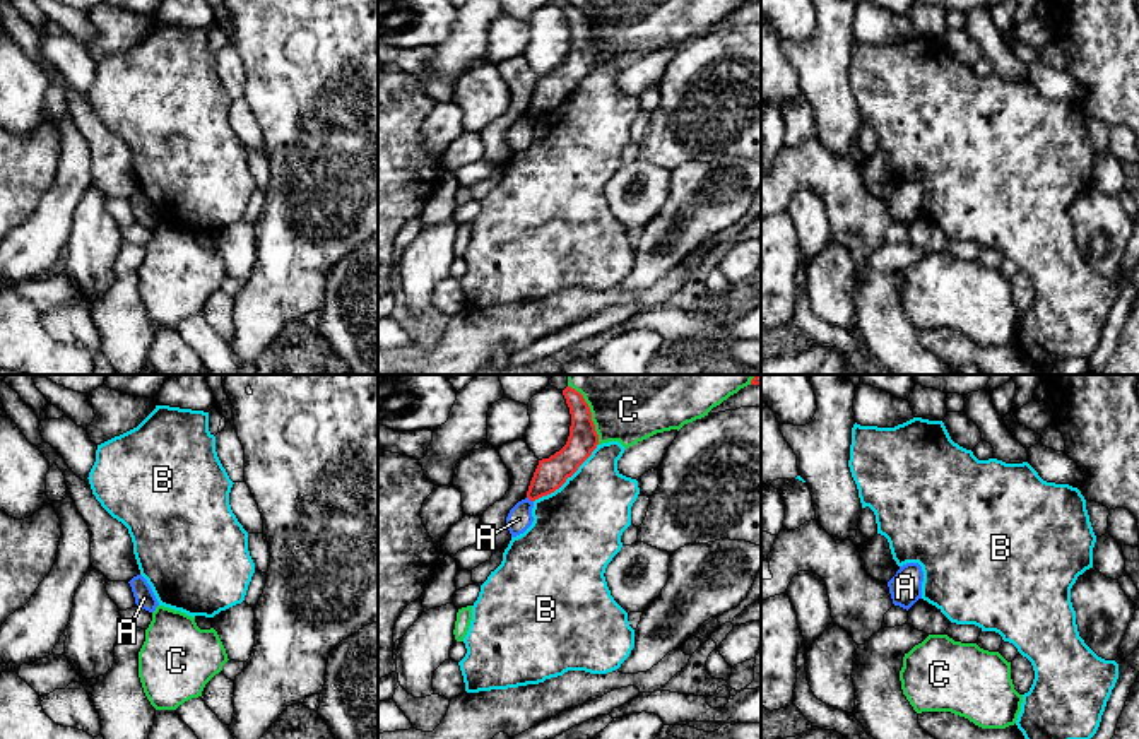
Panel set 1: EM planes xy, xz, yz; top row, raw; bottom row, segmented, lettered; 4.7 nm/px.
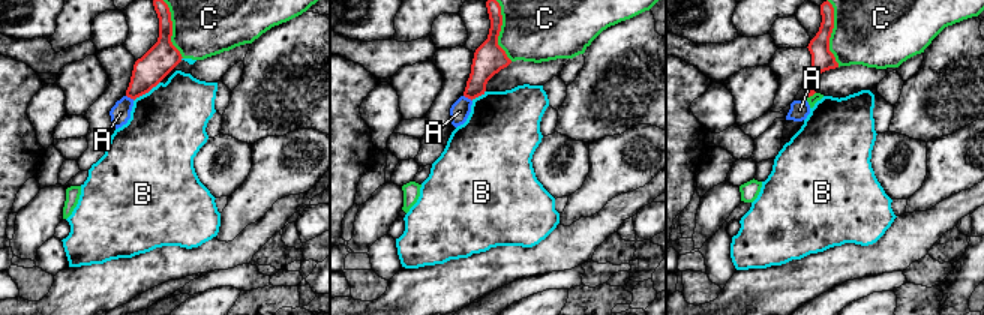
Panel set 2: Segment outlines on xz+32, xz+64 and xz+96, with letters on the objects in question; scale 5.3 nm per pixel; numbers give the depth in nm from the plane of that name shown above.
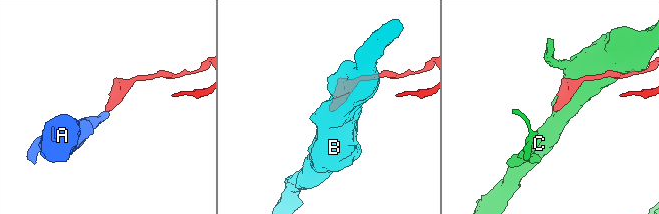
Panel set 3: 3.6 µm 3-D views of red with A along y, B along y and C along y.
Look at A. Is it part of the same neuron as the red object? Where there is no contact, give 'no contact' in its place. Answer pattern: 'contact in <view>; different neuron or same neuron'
contact in xz; different neuron

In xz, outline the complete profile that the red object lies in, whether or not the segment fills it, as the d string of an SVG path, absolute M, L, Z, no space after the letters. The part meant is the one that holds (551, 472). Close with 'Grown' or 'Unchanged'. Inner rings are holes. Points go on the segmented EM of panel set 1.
M566 387L563 395L571 414L570 436L559 452L549 458L539 460L527 491L527 498L530 501L559 489L599 445L599 435L592 421L592 412L583 395L571 387Z. Unchanged

